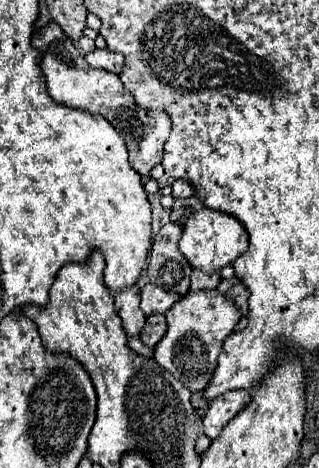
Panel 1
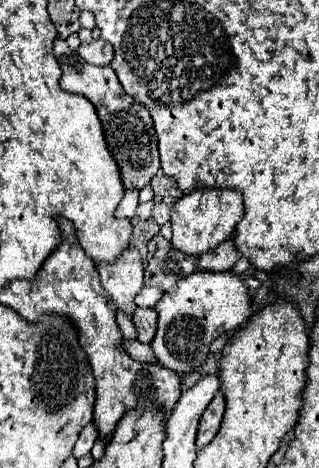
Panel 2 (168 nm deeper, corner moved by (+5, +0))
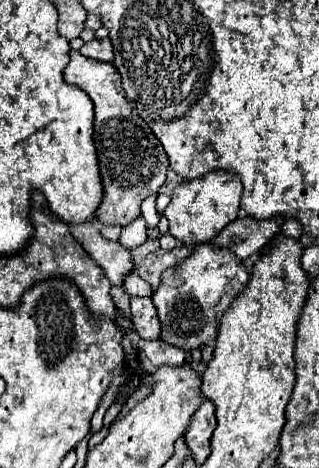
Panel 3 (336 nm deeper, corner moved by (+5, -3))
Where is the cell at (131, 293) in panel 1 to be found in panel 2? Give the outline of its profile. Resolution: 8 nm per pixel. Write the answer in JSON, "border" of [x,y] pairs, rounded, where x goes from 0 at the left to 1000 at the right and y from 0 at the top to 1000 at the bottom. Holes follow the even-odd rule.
{"border":[[[401,526],[401,538],[370,547],[370,560],[307,560],[301,577],[313,585],[326,620],[345,628],[370,662],[401,675],[420,671],[420,632],[445,620],[445,547],[426,530]]]}

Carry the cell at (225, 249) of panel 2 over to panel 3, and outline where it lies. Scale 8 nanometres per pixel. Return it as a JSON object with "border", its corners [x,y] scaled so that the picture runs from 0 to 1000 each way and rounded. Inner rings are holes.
{"border":[[[759,464],[721,476],[721,485],[708,485],[708,494],[683,502],[683,511],[671,511],[671,524],[721,532],[752,558],[771,558],[878,494],[878,481],[884,468],[803,472],[784,464]]]}

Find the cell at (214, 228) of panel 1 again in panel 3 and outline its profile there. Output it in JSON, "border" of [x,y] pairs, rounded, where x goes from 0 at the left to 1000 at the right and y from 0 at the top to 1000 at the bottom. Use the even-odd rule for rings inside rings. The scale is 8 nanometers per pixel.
{"border":[[[677,365],[608,387],[577,387],[545,404],[539,429],[514,459],[533,472],[533,498],[577,524],[608,528],[627,519],[658,519],[708,481],[721,481],[752,447],[759,391],[734,370]]]}

